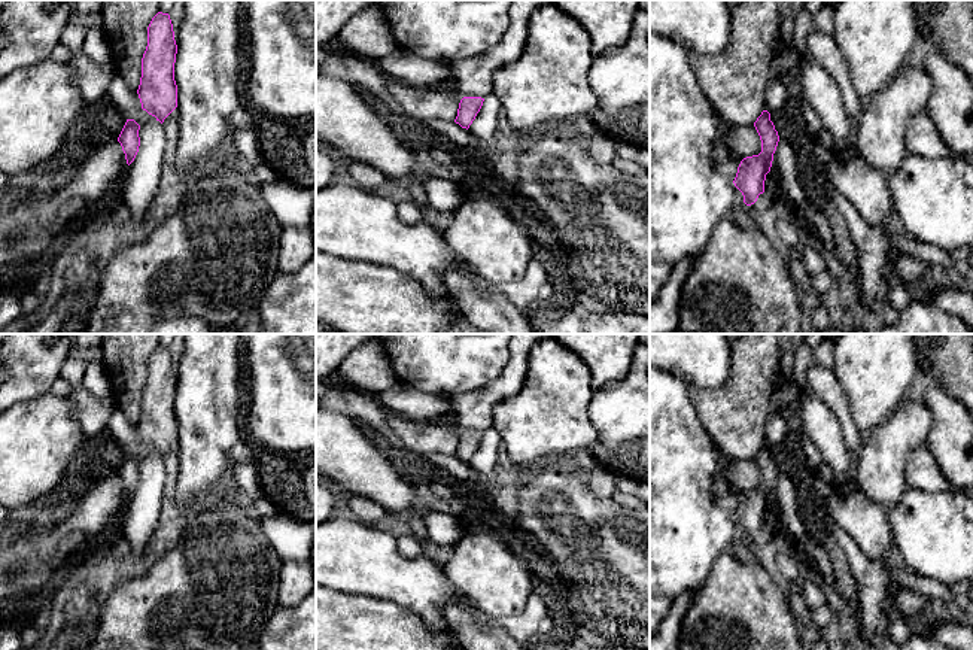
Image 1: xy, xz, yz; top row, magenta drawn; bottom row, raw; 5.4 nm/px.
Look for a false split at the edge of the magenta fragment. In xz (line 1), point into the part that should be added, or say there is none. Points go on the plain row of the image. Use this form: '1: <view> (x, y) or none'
1: none

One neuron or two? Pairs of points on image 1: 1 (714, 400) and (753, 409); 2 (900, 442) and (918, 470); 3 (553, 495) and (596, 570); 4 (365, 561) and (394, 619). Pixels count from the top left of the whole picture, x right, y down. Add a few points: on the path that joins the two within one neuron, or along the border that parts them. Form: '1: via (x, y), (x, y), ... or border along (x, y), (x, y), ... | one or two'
1: via (723, 409), (744, 409) | one
2: border along (926, 443), (906, 461), (908, 485) | two
3: via (562, 513), (596, 547), (596, 552) | one
4: border along (350, 595), (388, 600), (417, 614) | two

